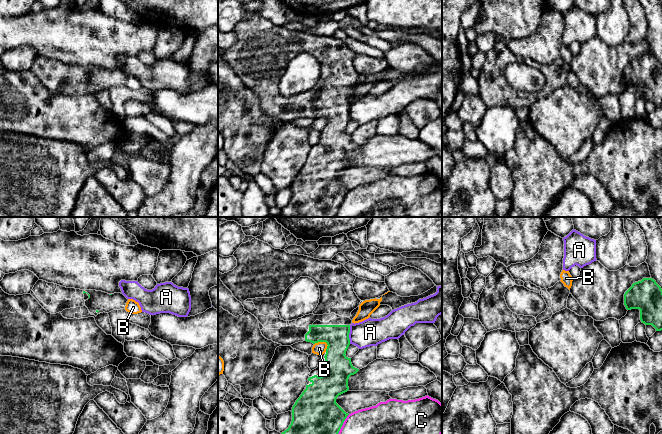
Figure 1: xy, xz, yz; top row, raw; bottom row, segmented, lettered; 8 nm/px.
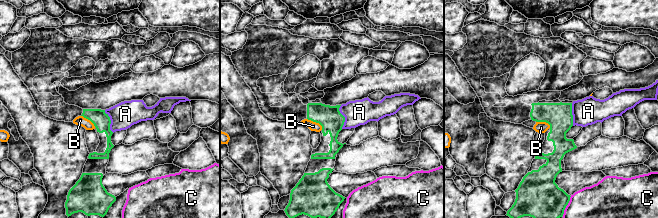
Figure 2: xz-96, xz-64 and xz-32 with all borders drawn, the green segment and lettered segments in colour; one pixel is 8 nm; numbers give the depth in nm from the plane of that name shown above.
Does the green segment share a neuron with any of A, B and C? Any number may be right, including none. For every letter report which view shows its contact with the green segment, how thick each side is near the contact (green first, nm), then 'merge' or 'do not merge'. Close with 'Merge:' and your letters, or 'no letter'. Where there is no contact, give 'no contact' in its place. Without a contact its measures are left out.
A: xz | 190/220 nm | do not merge
B: xz | 190/100 nm | do not merge
C: xz | 360/220 nm | do not merge
Merge: no letter

